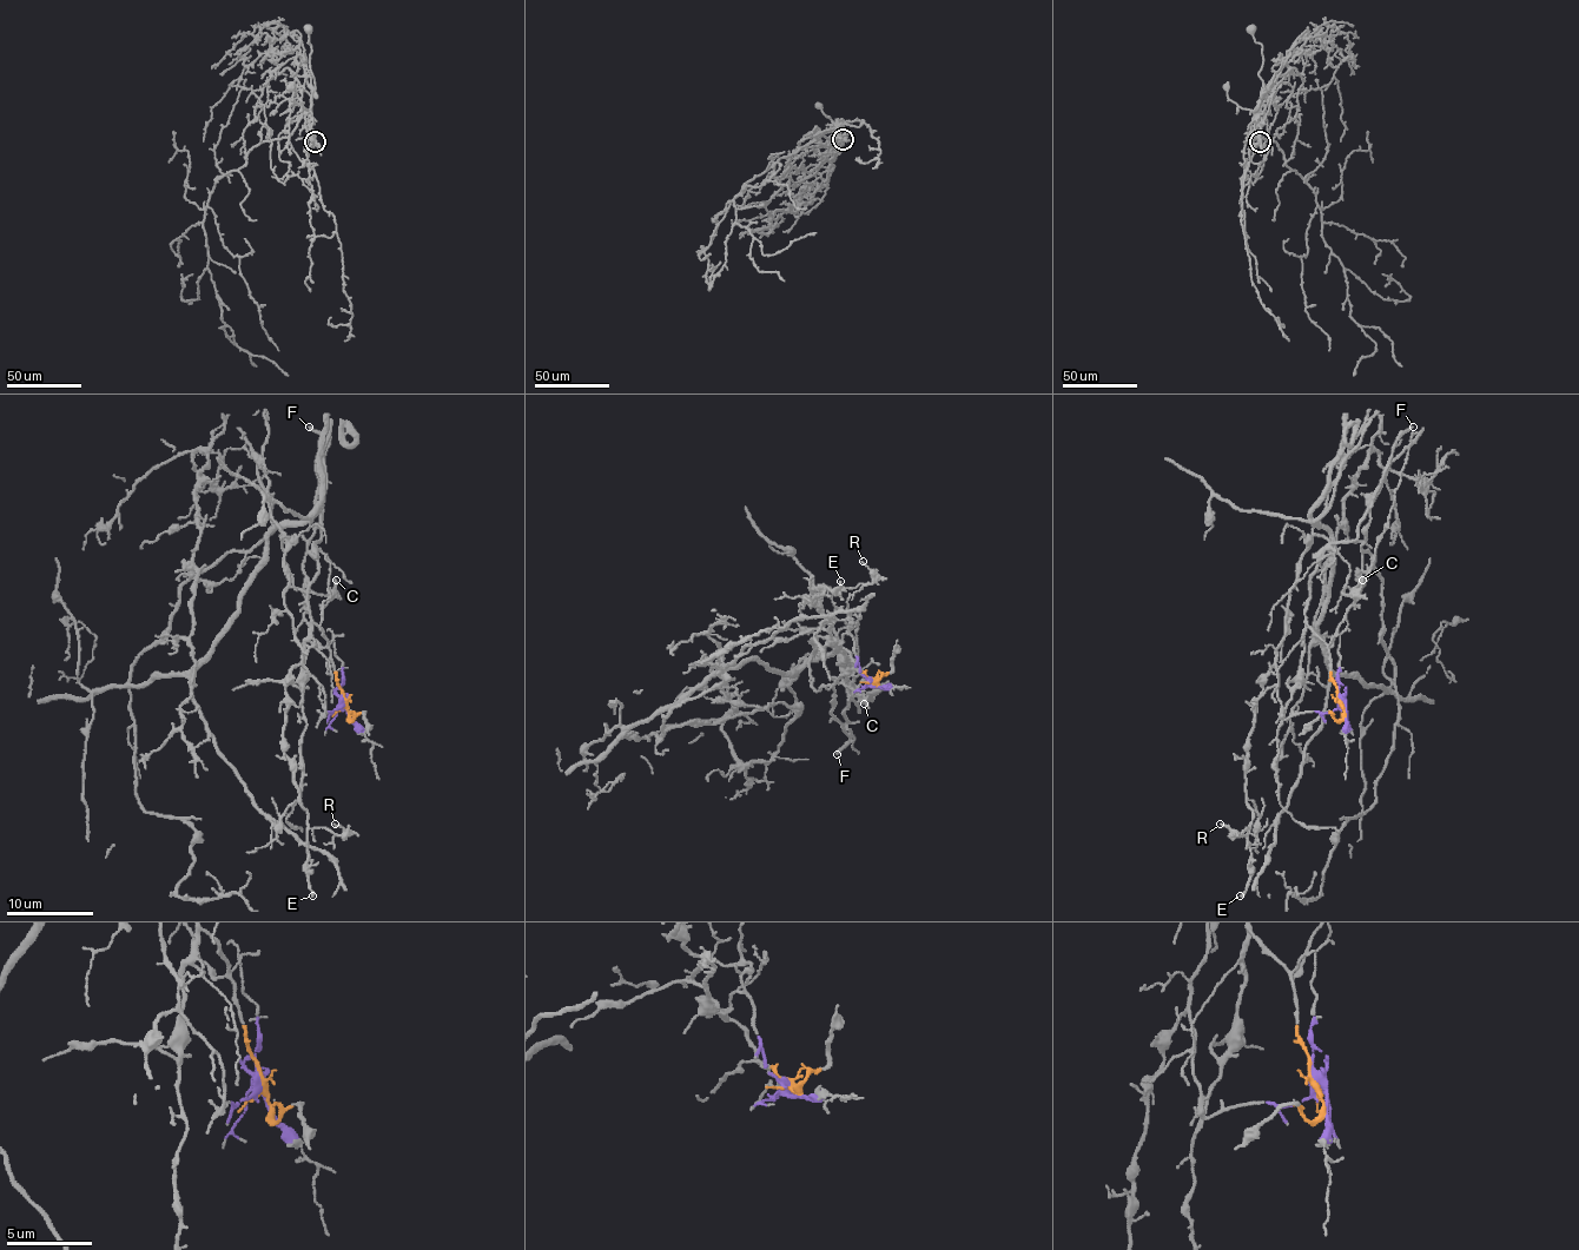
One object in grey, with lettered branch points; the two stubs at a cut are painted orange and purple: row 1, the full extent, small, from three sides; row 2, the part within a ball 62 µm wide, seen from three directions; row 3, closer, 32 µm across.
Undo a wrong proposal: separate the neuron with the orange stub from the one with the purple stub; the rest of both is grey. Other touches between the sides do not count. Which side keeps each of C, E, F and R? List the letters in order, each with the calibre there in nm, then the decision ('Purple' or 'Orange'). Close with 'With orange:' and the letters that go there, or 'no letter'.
C: Thickness 170 nm. Purple
E: Thickness 200 nm. Purple
F: Thickness 240 nm. Orange
R: Thickness 110 nm. Purple
With orange: F

